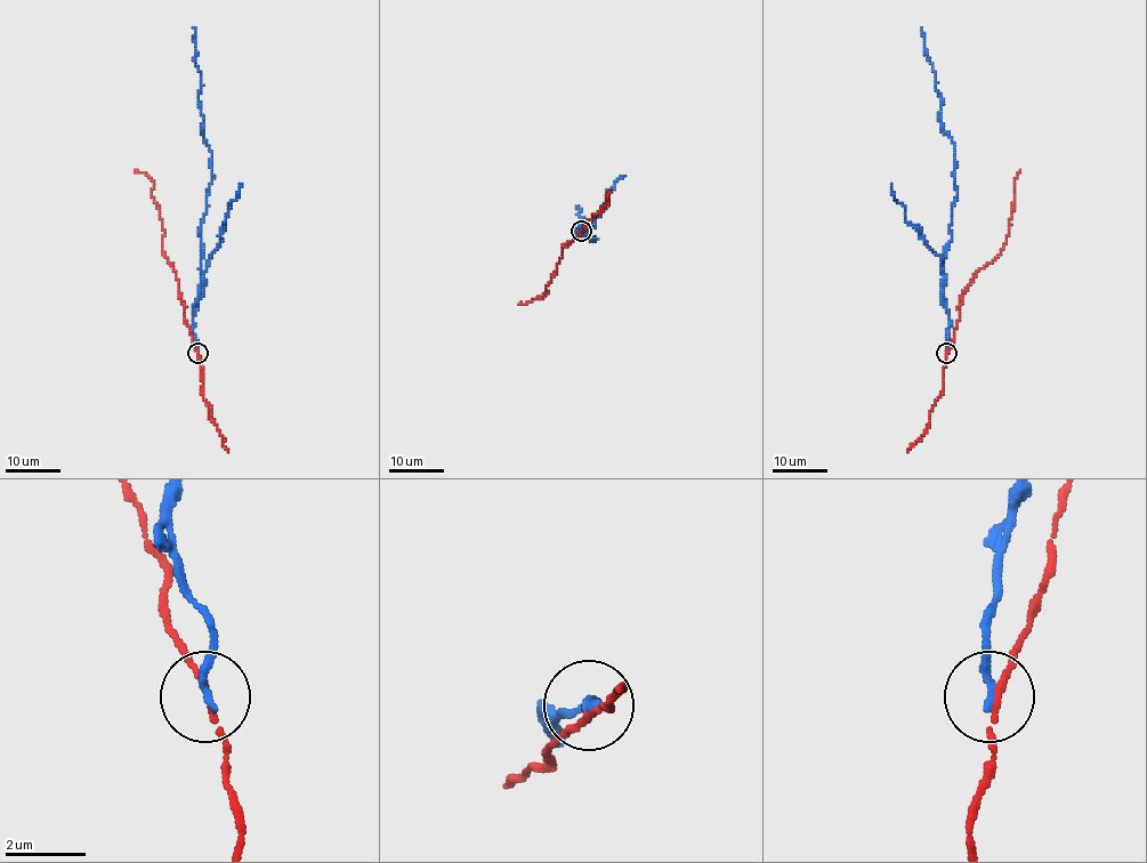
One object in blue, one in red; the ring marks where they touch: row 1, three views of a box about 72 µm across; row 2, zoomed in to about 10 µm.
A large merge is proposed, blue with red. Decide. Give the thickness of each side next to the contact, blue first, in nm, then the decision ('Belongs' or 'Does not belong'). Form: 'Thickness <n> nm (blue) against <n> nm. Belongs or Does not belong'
Thickness 220 nm (blue) against 140 nm. Does not belong

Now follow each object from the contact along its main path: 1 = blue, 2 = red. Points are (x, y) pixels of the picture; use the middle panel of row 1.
1: (581, 231), (576, 234), (586, 227), (583, 235), (596, 238), (582, 226), (576, 206)
2: (581, 231), (563, 248), (554, 276), (547, 284), (548, 292), (542, 298), (517, 304)

